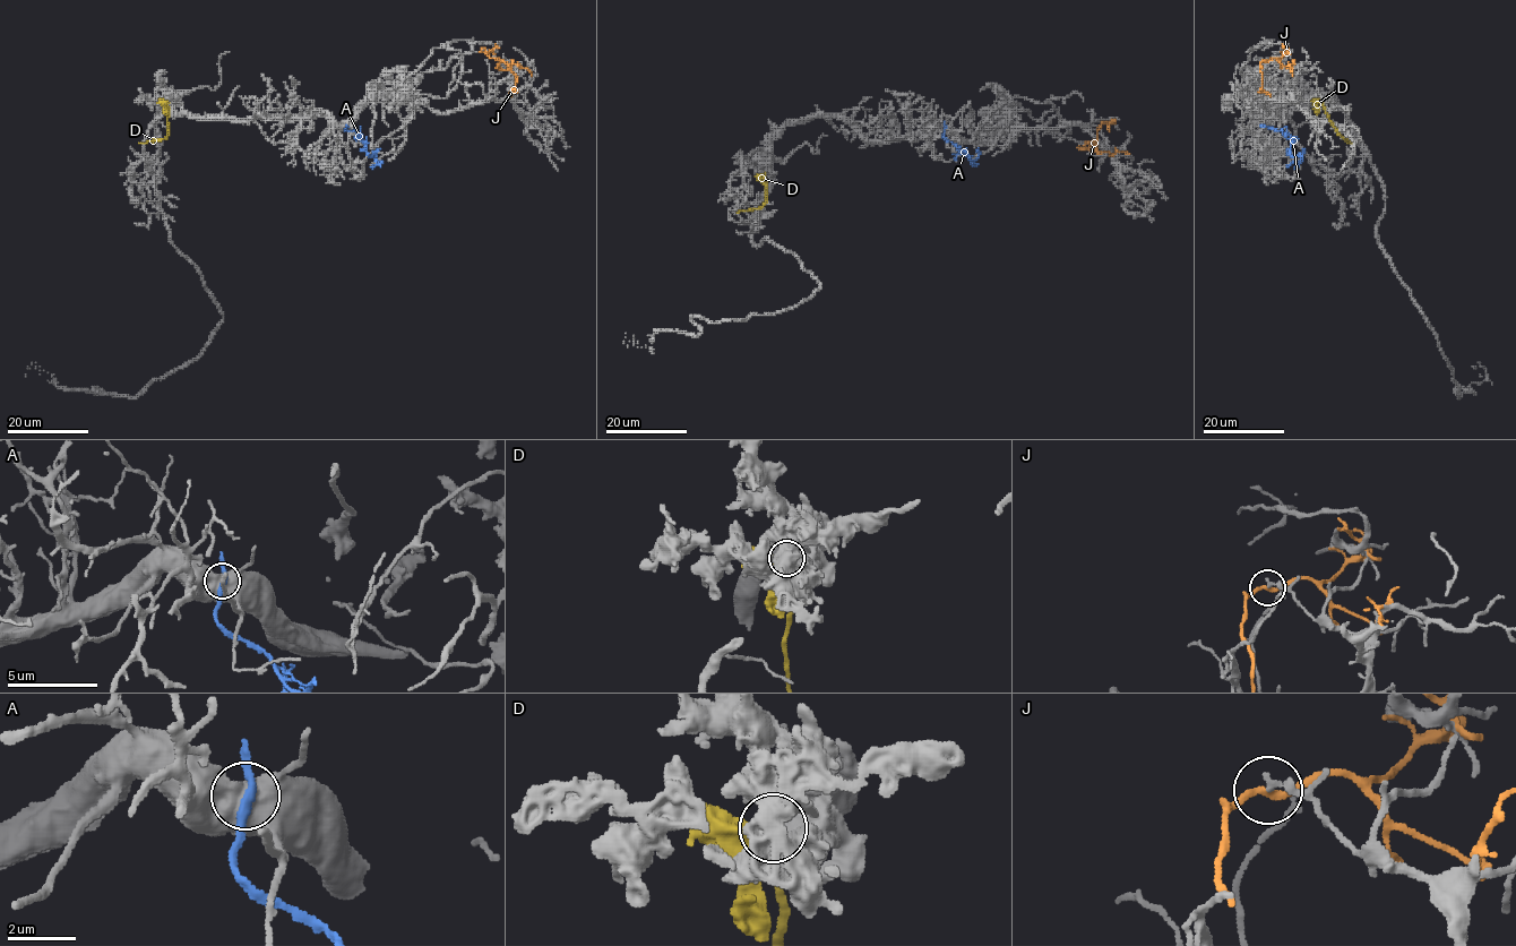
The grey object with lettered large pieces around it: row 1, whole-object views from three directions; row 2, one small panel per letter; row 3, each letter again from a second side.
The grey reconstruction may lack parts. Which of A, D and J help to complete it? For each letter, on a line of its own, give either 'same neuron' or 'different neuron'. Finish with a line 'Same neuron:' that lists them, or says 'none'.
A: different neuron
D: same neuron
J: different neuron
Same neuron: D

